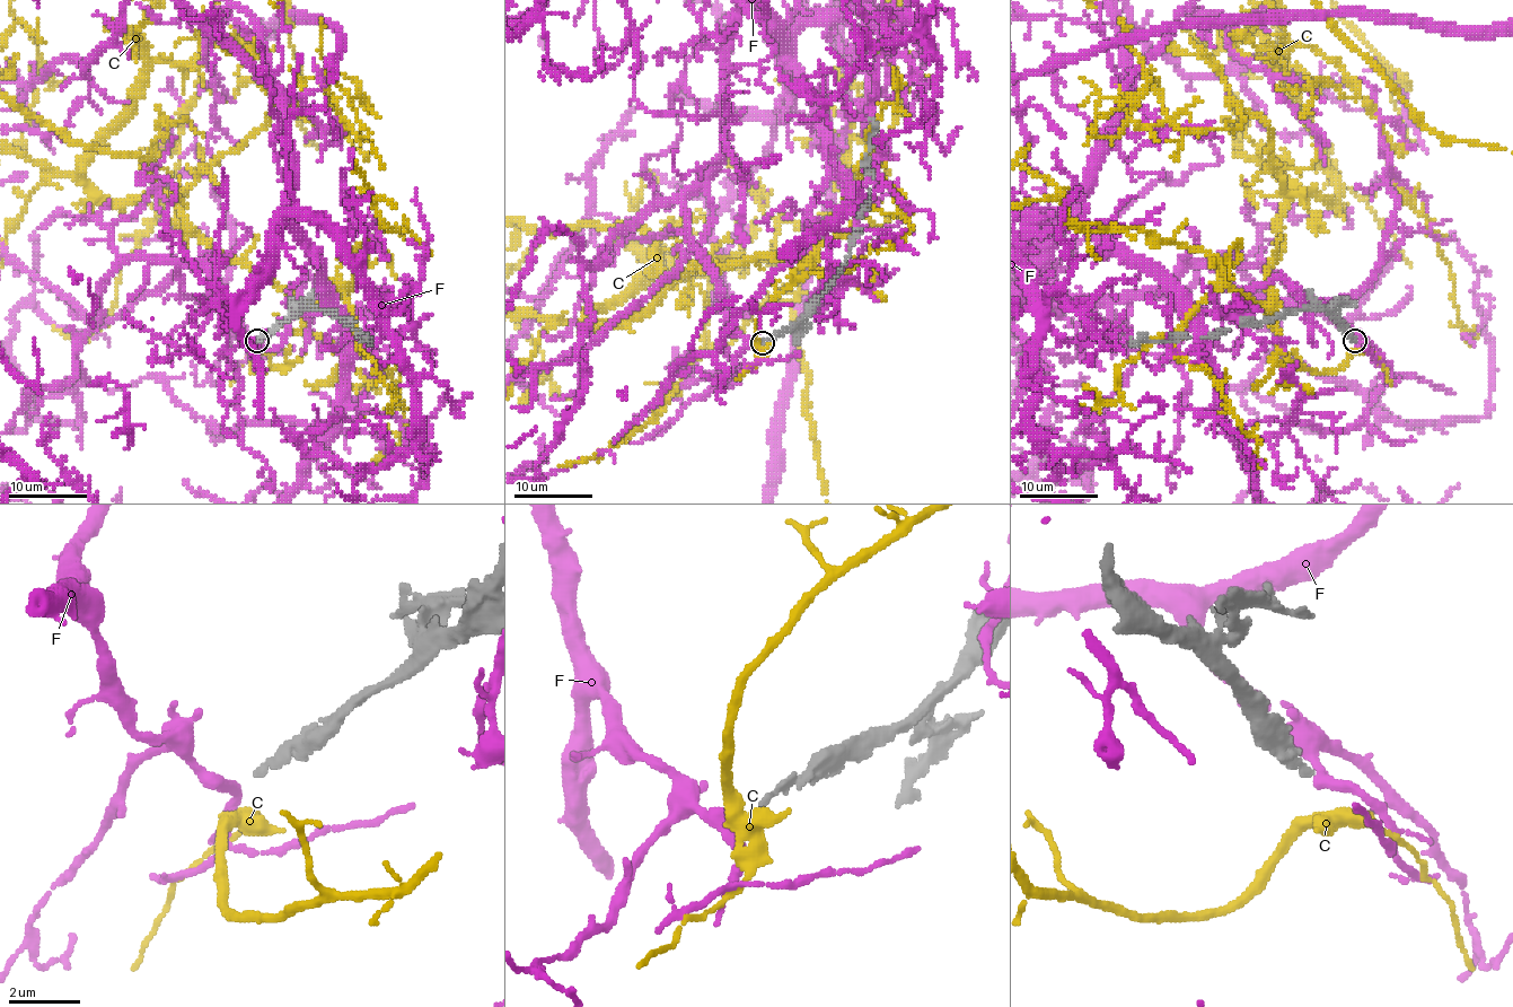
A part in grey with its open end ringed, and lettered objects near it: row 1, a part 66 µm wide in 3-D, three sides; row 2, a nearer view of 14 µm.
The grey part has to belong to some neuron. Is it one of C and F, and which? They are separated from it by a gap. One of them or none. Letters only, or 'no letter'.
no letter

